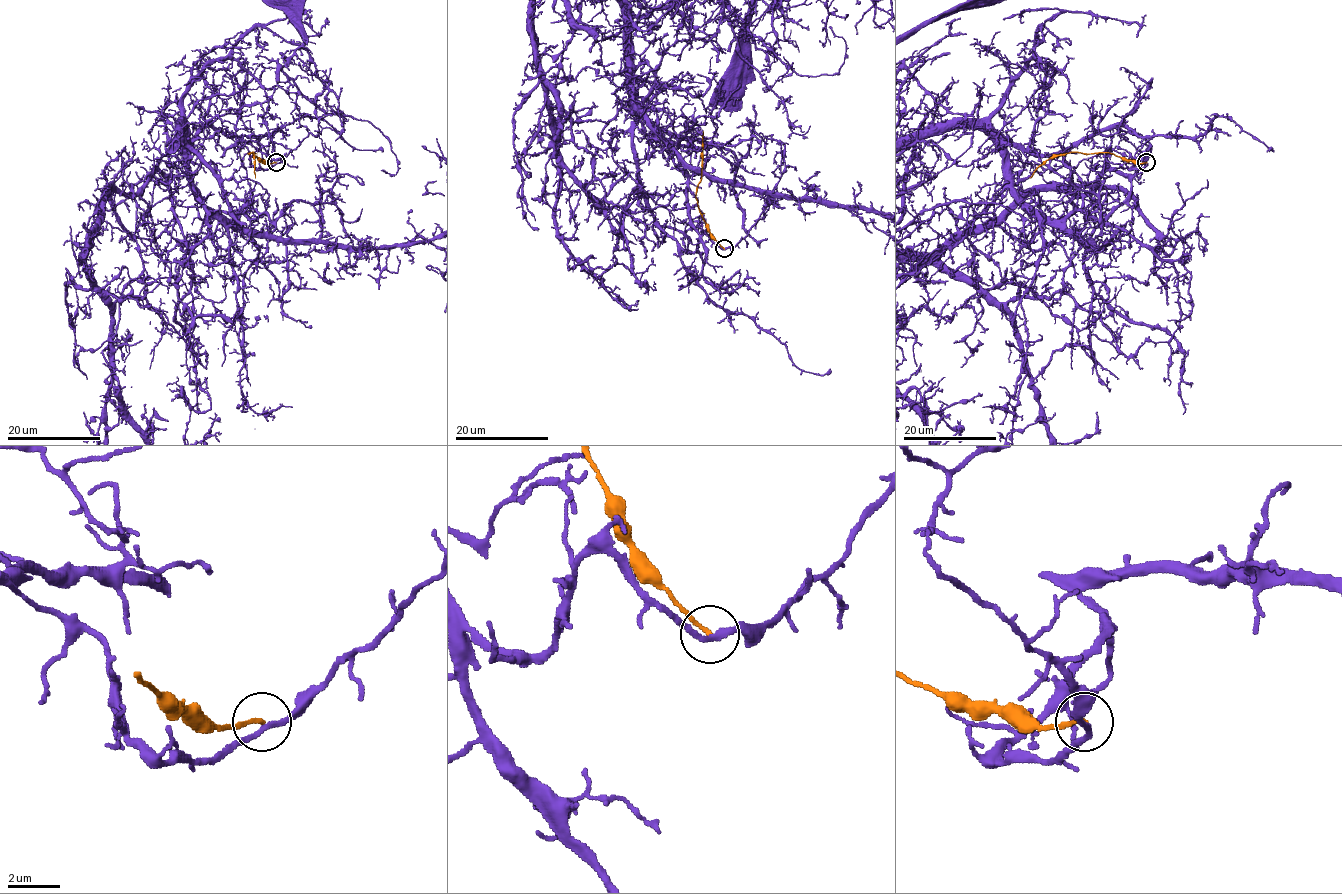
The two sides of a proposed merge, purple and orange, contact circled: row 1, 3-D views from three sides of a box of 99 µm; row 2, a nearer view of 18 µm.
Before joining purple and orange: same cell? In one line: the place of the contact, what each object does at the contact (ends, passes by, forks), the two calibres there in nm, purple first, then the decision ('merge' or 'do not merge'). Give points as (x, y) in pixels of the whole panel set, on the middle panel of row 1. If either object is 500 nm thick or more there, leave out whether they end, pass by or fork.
place (724, 248); purple passes by; orange ends; calibres 200 and 150 nm; do not merge

